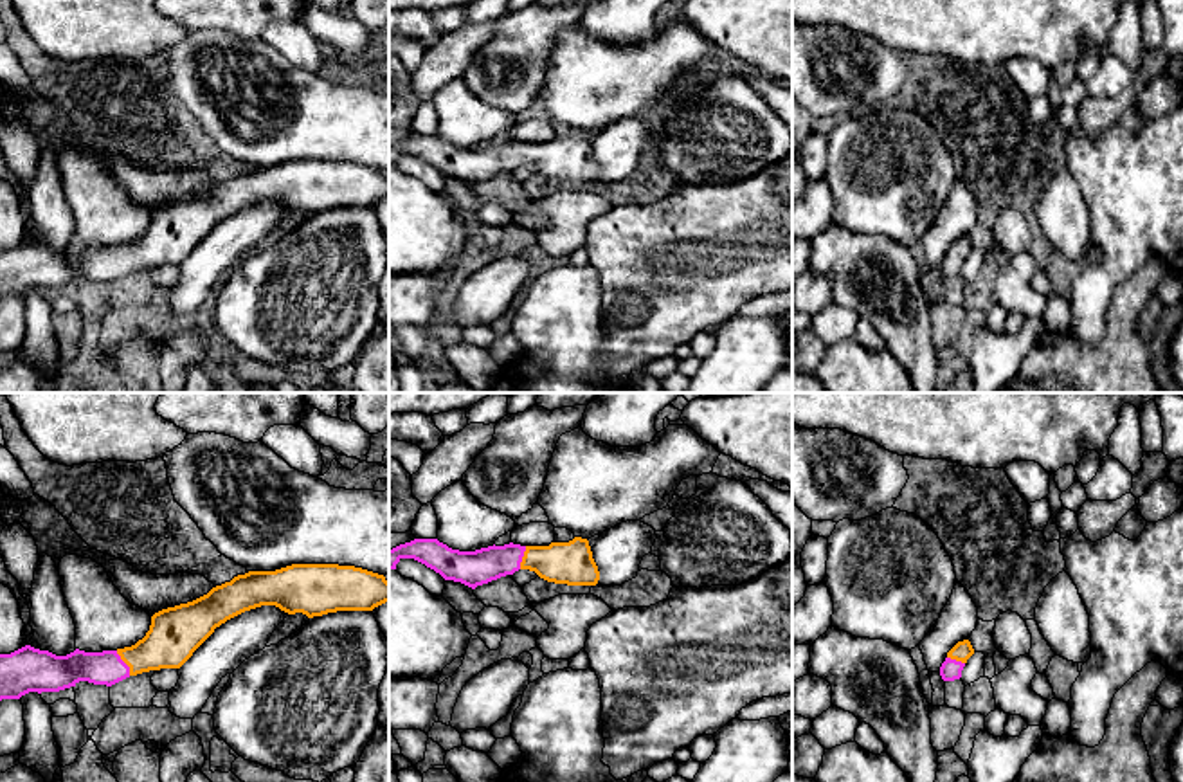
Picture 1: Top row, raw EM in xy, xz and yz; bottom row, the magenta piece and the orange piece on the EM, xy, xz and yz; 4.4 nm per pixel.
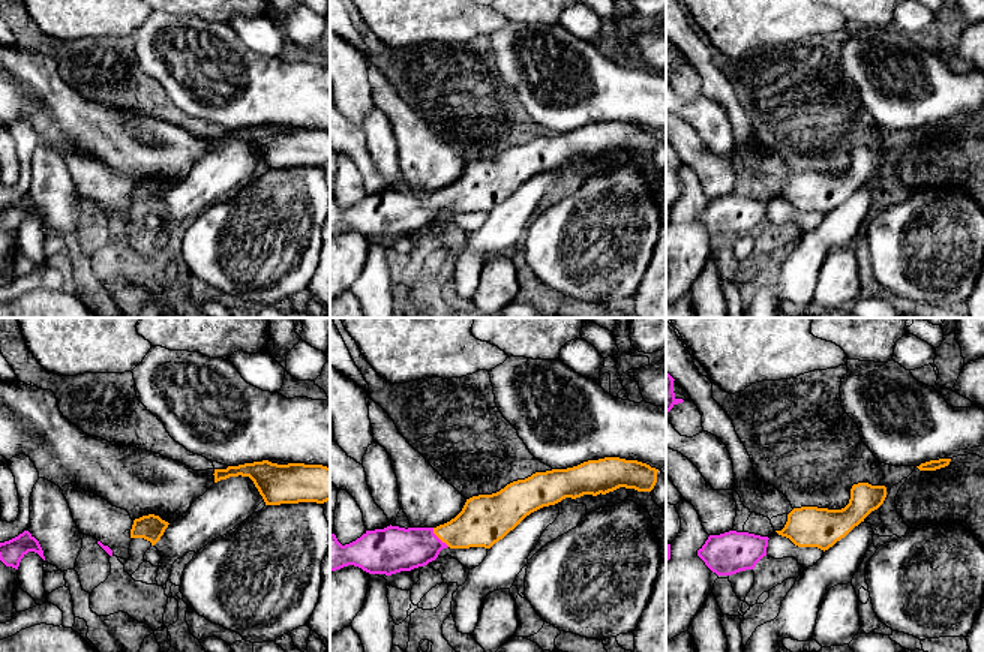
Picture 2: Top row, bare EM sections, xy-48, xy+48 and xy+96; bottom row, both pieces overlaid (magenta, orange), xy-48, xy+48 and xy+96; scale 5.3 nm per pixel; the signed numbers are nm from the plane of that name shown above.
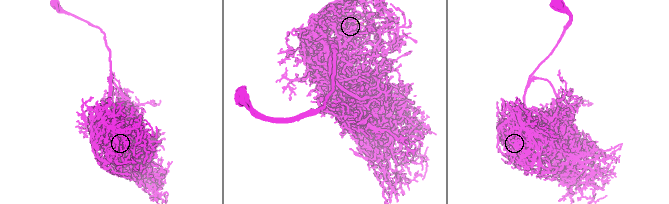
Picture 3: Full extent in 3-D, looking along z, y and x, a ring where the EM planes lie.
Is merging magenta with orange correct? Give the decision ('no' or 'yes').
yes

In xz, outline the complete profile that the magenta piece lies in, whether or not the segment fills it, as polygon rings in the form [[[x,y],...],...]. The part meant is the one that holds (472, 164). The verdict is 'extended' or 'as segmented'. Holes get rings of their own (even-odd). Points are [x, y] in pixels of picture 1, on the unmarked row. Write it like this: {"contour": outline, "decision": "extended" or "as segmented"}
{"contour": [[[414,135],[389,146],[389,166],[402,155],[414,155],[439,169],[445,177],[461,178],[472,186],[519,166],[535,168],[540,175],[567,182],[596,182],[598,162],[587,135],[549,142],[488,142],[475,148],[452,146],[438,135]]], "decision": "extended"}

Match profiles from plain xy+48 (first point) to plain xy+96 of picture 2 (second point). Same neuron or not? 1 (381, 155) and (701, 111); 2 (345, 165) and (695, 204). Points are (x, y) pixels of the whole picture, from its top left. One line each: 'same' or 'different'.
1: same
2: same

